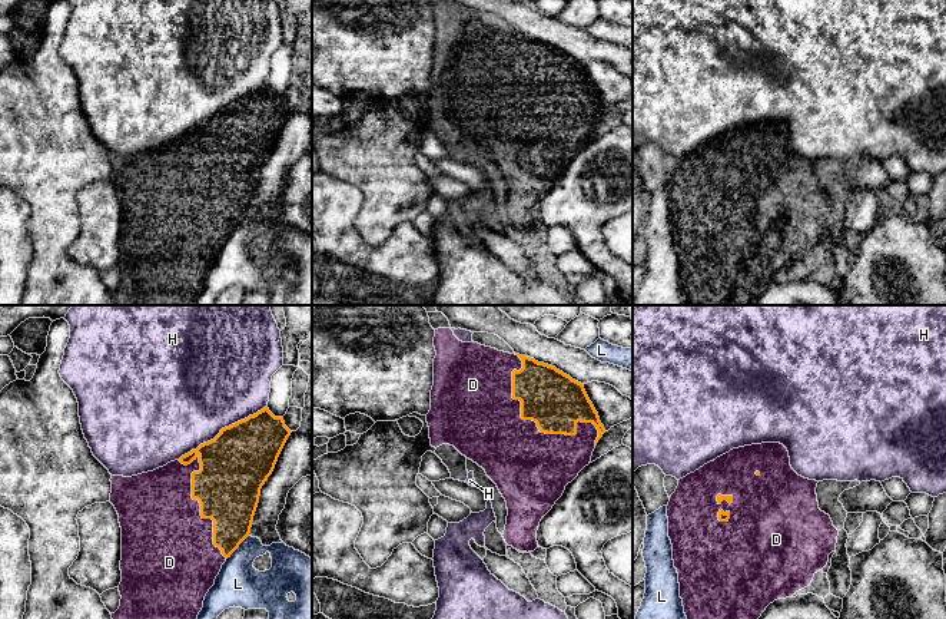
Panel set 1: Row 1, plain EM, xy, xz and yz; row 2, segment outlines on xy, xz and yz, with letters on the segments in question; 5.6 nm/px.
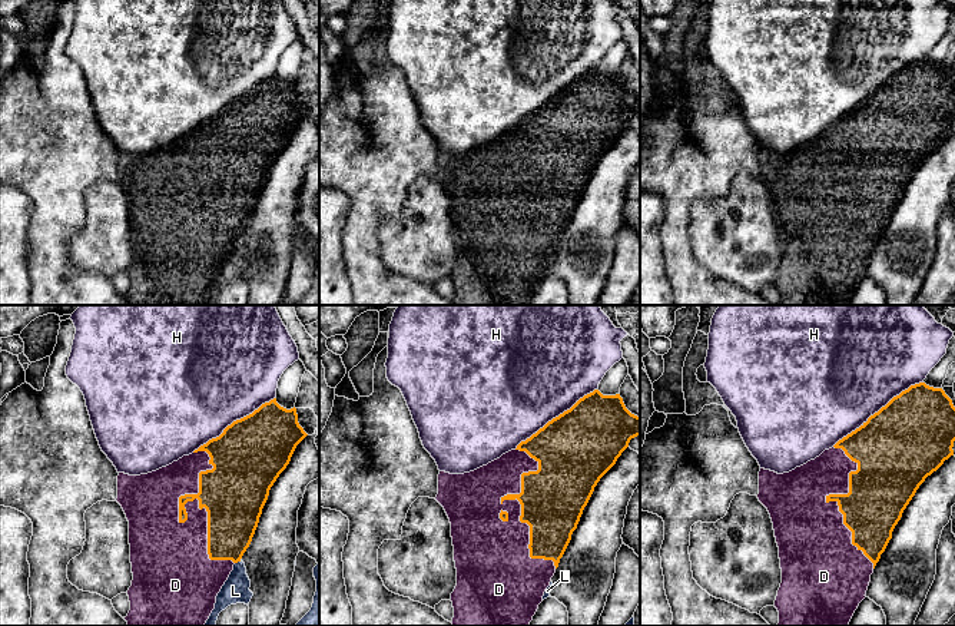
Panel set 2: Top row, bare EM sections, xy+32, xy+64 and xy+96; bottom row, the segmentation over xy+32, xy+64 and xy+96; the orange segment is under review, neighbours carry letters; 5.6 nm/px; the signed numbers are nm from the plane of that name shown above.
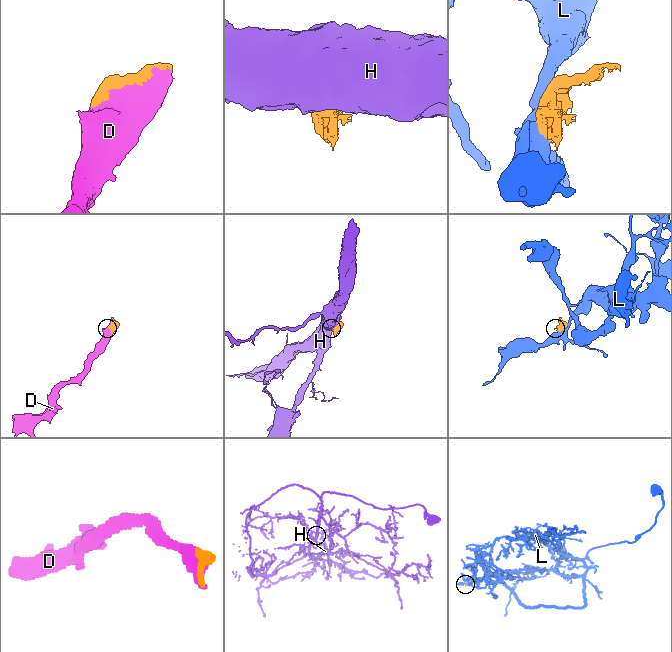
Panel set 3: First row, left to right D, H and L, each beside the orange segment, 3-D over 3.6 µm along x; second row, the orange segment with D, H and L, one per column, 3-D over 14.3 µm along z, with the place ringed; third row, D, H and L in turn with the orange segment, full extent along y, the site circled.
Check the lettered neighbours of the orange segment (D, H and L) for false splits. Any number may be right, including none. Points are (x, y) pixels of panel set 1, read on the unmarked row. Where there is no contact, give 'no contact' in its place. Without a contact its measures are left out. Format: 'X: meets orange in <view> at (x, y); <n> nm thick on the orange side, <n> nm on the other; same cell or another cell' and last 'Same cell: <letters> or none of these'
D: meets orange in xz at (537, 103); 320 nm thick on the orange side, 420 nm on the other; same cell
H: meets orange in xy at (222, 108); 380 nm thick on the orange side, 500 nm on the other; another cell
L: meets orange in xy at (238, 225); 280 nm thick on the orange side, 260 nm on the other; another cell
Same cell: D

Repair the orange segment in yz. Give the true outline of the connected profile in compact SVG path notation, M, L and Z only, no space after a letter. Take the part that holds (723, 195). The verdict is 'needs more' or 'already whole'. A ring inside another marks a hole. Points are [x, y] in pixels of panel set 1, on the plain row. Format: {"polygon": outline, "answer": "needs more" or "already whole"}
{"polygon": "M780 122L733 128L678 159L667 185L668 216L690 305L756 305L770 282L810 265L839 215L819 188L817 162L791 148Z", "answer": "needs more"}

